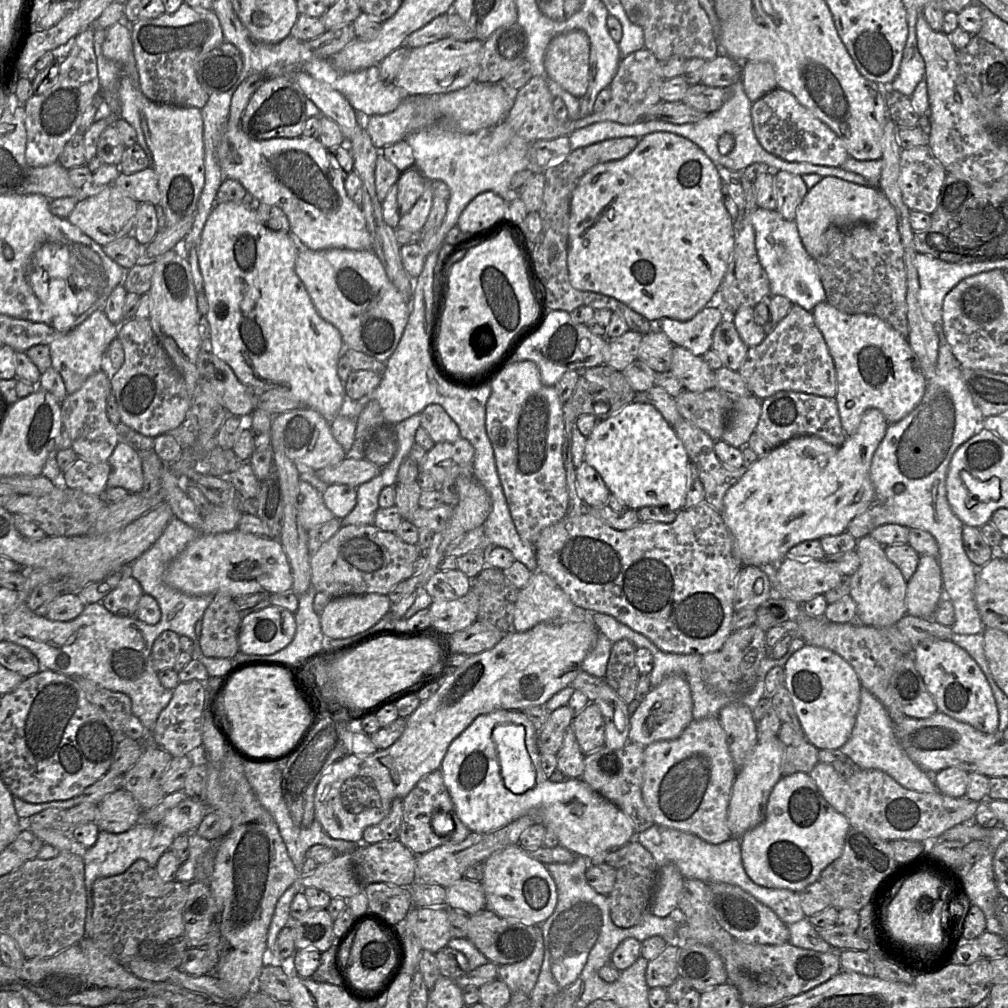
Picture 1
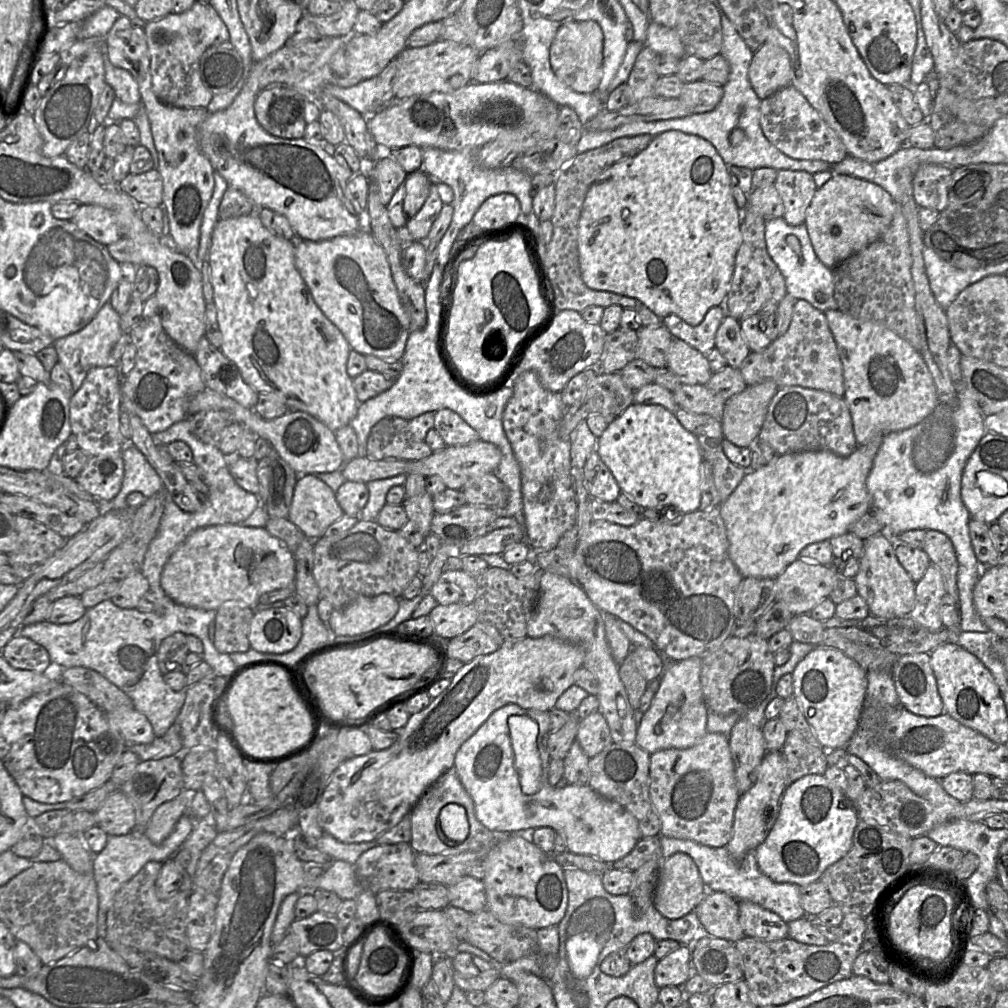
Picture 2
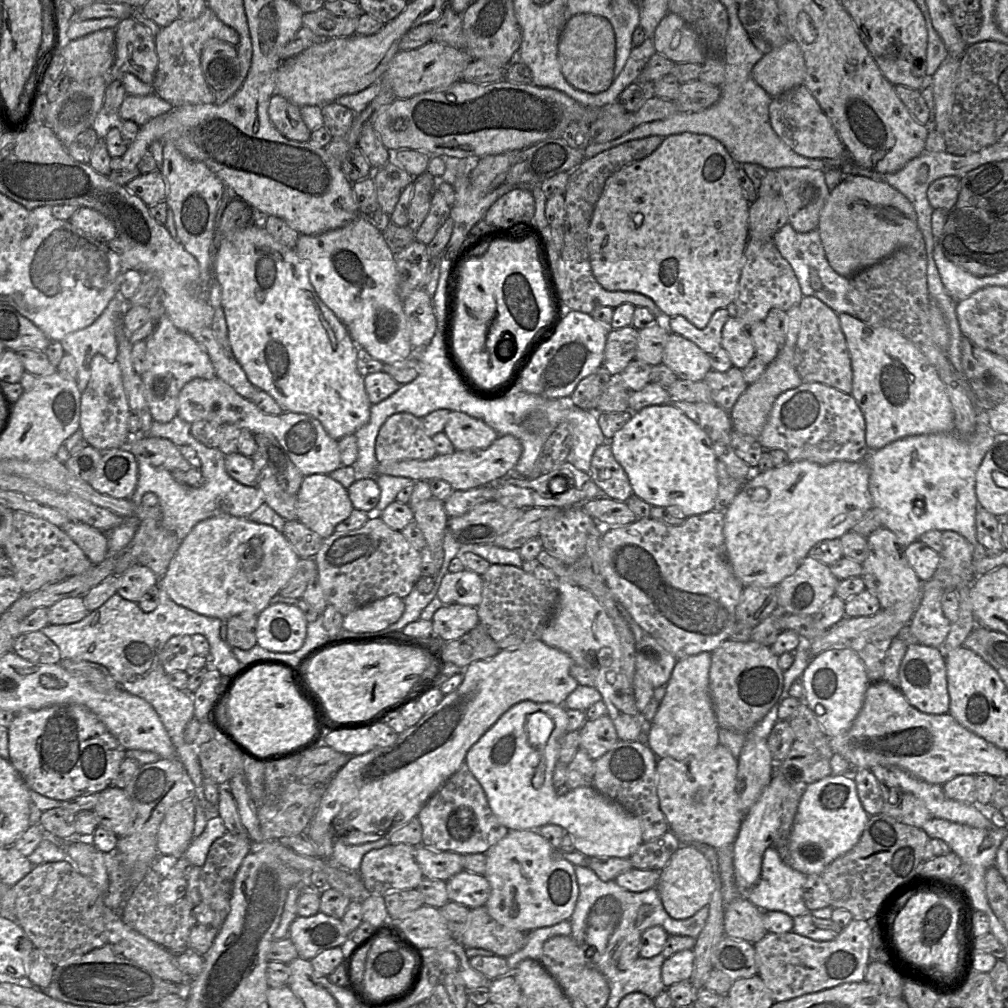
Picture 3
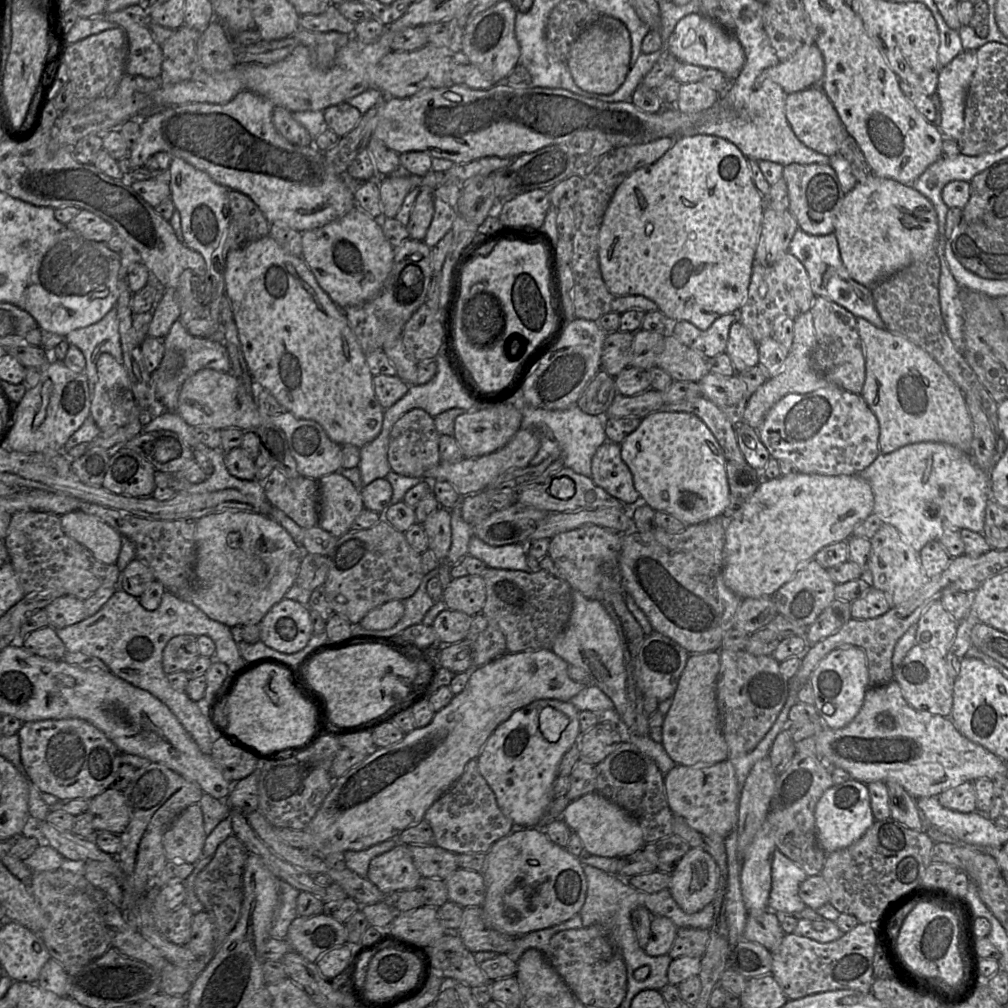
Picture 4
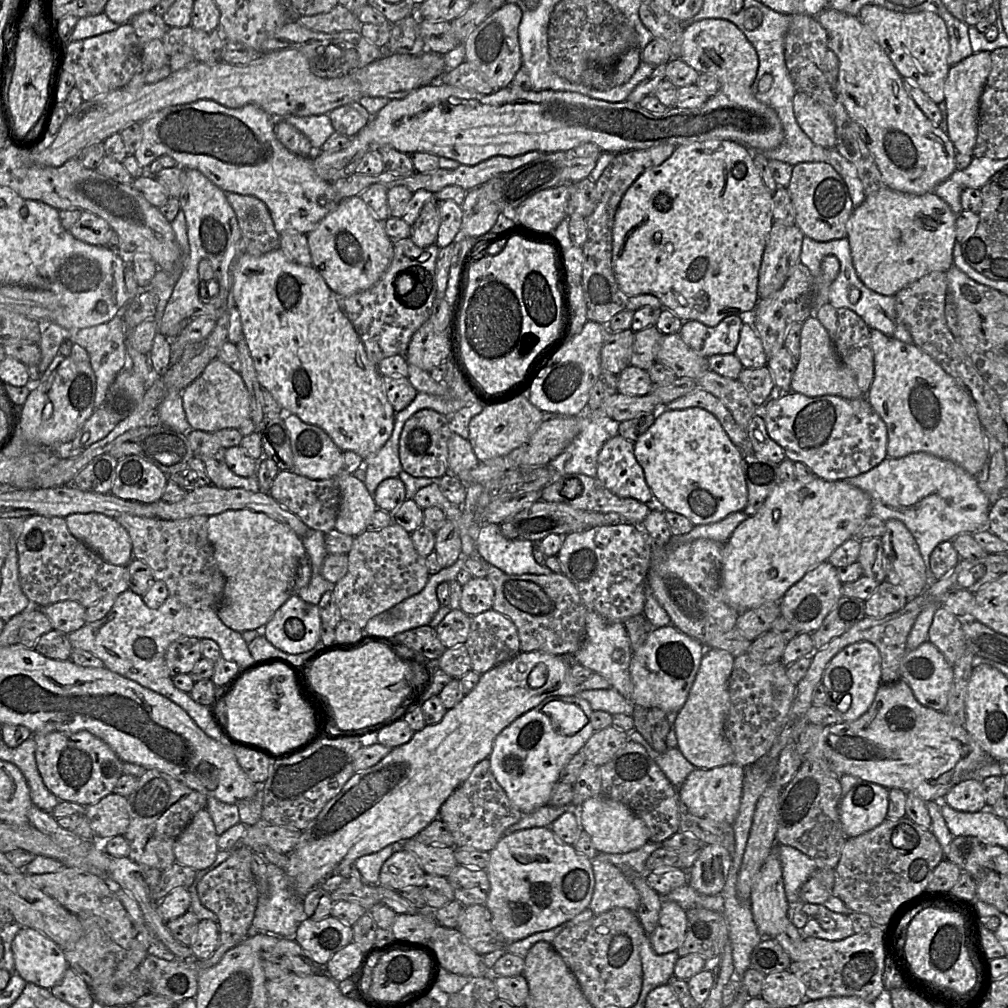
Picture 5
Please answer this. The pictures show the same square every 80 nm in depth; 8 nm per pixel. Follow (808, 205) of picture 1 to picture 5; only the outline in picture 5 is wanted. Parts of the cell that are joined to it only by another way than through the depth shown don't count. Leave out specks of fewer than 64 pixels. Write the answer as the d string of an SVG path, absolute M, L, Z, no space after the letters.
M886 186L870 195L855 207L847 224L854 268L861 282L876 293L895 296L897 292L934 272L947 272L953 266L953 250L956 244L957 214L950 205L934 193L915 195Z

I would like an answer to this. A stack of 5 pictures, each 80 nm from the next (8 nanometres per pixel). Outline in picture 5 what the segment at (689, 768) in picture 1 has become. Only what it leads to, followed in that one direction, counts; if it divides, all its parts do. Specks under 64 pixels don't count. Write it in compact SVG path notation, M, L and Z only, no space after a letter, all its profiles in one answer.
M733 763L711 769L695 768L676 790L677 797L691 814L733 825L741 804L743 778L744 769Z

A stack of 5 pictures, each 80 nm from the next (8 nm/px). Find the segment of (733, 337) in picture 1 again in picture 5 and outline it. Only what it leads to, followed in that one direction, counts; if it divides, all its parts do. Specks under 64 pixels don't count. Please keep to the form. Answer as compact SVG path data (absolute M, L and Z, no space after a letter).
M743 323L734 354L744 368L756 369L766 365L768 359L753 325Z

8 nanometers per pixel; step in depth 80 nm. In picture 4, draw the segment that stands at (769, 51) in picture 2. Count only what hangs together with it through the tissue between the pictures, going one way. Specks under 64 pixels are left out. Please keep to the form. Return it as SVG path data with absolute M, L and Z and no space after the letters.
M814 44L801 46L789 59L764 70L786 94L819 85L824 75L824 59Z

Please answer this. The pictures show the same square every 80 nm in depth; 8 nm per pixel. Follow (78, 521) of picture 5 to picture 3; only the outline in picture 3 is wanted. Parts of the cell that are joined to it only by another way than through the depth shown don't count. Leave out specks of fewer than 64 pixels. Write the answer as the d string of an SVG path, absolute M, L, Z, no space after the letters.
M70 521L64 532L84 551L92 564L99 564L108 557L108 534L84 523Z

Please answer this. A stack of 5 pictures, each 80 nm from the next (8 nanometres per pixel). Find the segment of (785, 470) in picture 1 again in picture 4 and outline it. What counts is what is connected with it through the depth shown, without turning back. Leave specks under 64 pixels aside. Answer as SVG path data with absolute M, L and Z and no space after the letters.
M797 472L767 479L728 520L725 532L723 577L726 586L741 599L774 596L777 590L823 547L848 541L861 522L873 513L874 495L859 474L828 476Z

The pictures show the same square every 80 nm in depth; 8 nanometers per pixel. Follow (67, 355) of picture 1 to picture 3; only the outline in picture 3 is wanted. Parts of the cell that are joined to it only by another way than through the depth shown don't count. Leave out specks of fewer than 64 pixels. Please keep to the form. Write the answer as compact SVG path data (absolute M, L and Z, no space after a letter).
M118 292L115 297L109 302L106 309L90 326L73 332L61 340L61 345L65 354L70 354L74 357L77 365L77 386L82 392L85 390L90 379L90 364L92 358L96 354L102 354L110 362L117 362L118 355L118 323L126 310L131 307L130 300L125 300Z

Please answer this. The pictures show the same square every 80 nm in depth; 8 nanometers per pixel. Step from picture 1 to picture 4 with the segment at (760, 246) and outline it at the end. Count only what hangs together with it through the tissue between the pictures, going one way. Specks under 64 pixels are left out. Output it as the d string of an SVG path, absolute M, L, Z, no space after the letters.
M798 227L790 242L788 253L797 258L805 268L816 297L823 297L838 304L855 317L863 318L879 329L885 328L885 324L874 305L872 290L851 278L842 262L838 242L834 234L809 235Z

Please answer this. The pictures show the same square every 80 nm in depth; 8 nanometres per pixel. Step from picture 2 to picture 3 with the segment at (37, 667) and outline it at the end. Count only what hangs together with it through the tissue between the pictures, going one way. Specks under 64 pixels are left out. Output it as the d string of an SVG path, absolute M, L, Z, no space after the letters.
M41 630L20 634L12 651L34 664L58 664L60 650Z

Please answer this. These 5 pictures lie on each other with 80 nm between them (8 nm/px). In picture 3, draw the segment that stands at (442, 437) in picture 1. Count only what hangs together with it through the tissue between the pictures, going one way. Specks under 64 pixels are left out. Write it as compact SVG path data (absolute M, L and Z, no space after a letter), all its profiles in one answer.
M456 411L450 412L443 433L458 451L485 449L499 437L482 420Z

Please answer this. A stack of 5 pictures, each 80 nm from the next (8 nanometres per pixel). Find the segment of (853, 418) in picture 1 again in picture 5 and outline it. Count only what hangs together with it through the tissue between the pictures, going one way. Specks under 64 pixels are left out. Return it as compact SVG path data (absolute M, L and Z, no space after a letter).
M871 329L874 354L874 379L865 395L871 407L887 427L887 456L902 458L912 453L924 452L948 460L976 477L987 457L987 440L977 409L965 391L925 351L913 343L905 343Z

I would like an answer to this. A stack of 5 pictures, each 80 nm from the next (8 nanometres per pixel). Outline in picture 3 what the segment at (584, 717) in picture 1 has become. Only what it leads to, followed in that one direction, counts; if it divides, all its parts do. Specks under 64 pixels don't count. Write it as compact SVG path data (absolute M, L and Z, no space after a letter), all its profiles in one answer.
M607 715L596 720L586 720L579 733L580 749L593 761L612 750L620 741L615 726Z

